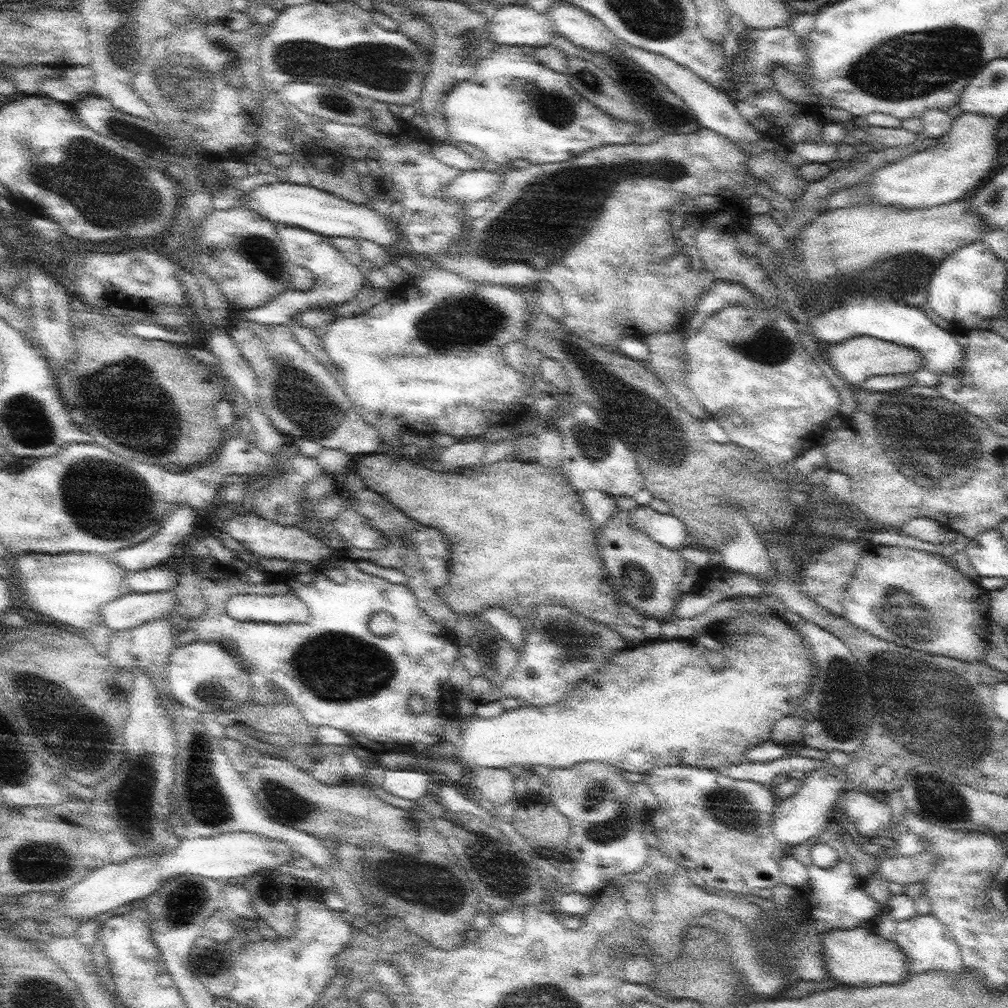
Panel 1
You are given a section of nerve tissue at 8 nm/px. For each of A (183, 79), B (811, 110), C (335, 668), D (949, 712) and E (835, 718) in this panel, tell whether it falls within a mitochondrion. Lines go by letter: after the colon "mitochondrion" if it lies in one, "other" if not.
A: mitochondrion
B: other
C: mitochondrion
D: mitochondrion
E: mitochondrion

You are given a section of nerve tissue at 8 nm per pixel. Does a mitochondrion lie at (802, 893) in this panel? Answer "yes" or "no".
no

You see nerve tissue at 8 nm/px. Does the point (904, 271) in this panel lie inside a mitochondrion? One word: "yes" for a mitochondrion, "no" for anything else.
yes

